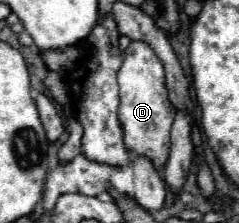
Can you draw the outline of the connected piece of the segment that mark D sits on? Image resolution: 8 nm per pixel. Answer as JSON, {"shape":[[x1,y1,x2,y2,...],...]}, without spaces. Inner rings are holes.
{"shape":[[132,41,124,53,126,57,118,71,118,119,122,123,126,149,134,155,146,155,146,159,150,159,158,171,164,171,164,165,170,155,170,127,174,121,174,105,168,99,164,67,156,53,142,41]]}

